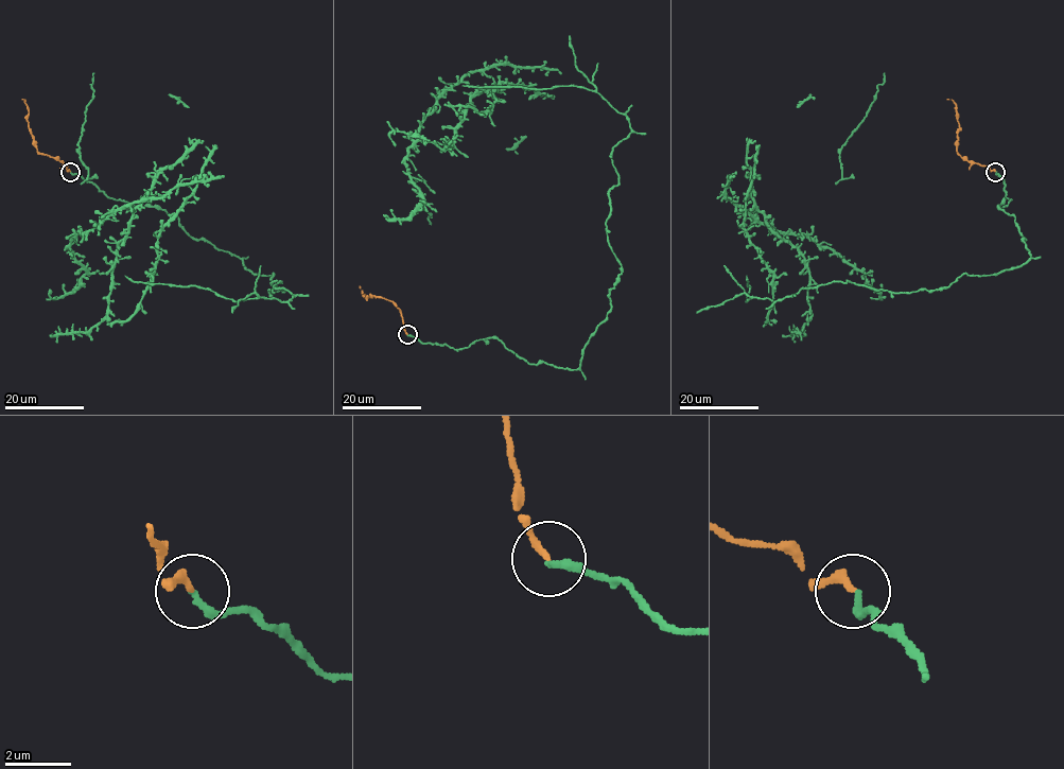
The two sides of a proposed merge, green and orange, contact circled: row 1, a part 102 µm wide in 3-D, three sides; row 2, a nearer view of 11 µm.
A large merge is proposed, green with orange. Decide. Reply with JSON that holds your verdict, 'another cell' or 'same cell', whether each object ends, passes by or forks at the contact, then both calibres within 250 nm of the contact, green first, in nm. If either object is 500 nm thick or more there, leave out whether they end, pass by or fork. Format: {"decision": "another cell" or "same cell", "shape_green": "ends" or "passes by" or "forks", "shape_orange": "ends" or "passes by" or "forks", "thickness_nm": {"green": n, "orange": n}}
{"decision": "same cell", "shape_green": "ends", "shape_orange": "ends", "thickness_nm": {"green": 240, "orange": 220}}

